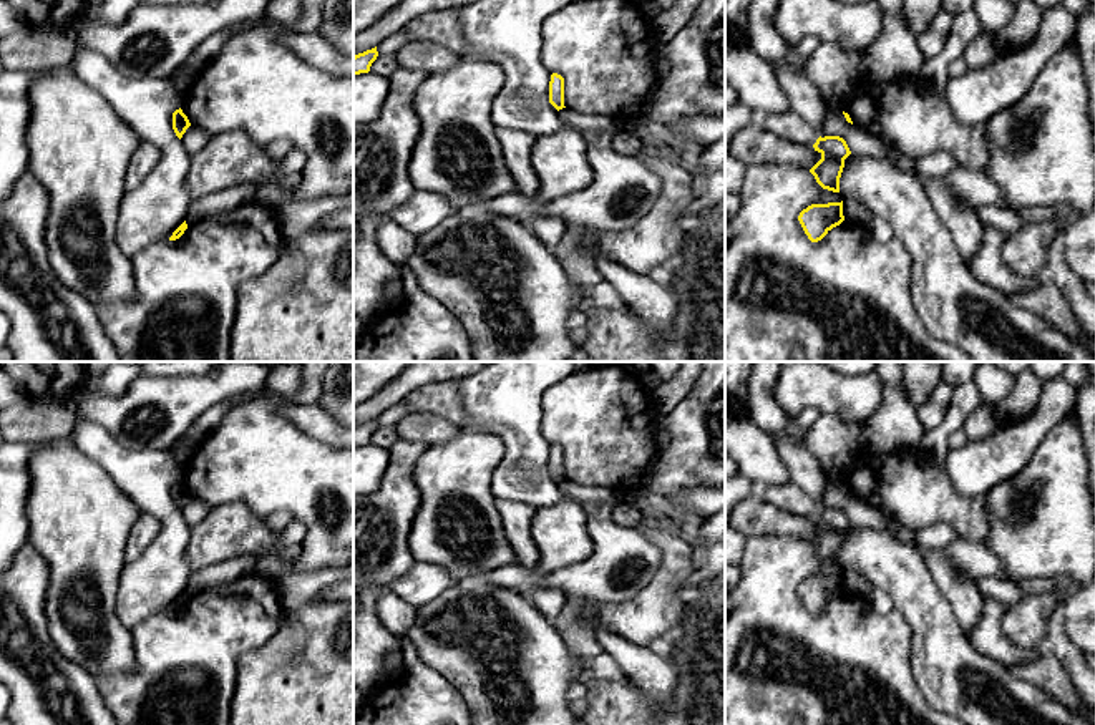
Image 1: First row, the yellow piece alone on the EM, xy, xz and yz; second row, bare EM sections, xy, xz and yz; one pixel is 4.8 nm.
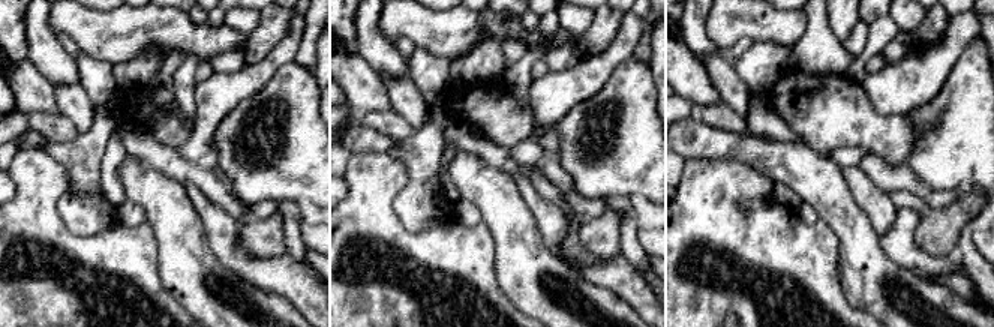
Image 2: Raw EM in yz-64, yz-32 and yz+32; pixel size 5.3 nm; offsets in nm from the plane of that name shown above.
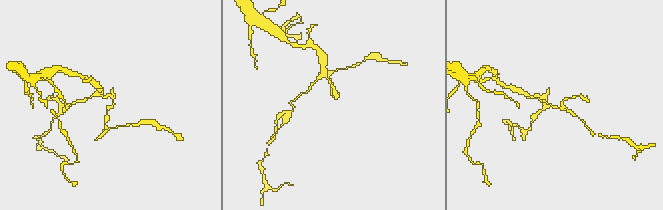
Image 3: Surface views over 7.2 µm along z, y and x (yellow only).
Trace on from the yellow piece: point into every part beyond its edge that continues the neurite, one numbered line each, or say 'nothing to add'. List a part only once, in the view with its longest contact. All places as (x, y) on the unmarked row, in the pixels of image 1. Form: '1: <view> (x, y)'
nothing to add

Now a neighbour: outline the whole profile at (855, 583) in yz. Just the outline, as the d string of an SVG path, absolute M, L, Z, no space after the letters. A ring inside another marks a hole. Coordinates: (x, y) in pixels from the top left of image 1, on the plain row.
M843 567L843 587L851 596L858 597L866 597L873 589L871 582L853 567Z

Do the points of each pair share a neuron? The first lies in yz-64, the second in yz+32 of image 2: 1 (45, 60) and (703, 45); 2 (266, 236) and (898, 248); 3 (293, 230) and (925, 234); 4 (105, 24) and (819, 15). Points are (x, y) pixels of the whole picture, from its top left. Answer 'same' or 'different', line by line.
1: same
2: different
3: different
4: different

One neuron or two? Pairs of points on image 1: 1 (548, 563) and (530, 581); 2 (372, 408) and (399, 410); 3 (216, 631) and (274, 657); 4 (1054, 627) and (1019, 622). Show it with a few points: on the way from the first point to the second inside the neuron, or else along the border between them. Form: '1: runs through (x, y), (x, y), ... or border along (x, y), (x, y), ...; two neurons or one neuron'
1: border along (536, 568), (543, 576); two neurons
2: border along (403, 398), (392, 403), (377, 418); two neurons
3: border along (281, 617), (261, 647), (239, 657), (236, 682); two neurons
4: border along (1062, 603), (1049, 619), (1047, 642), (1044, 646); two neurons

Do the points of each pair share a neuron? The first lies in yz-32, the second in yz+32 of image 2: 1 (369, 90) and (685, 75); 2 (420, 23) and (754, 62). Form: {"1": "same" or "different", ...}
{"1": "same", "2": "different"}

